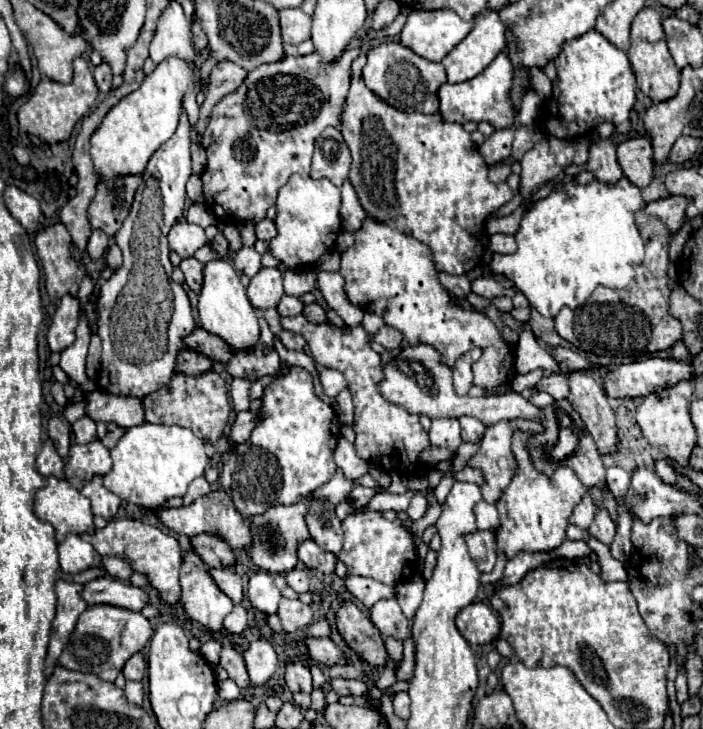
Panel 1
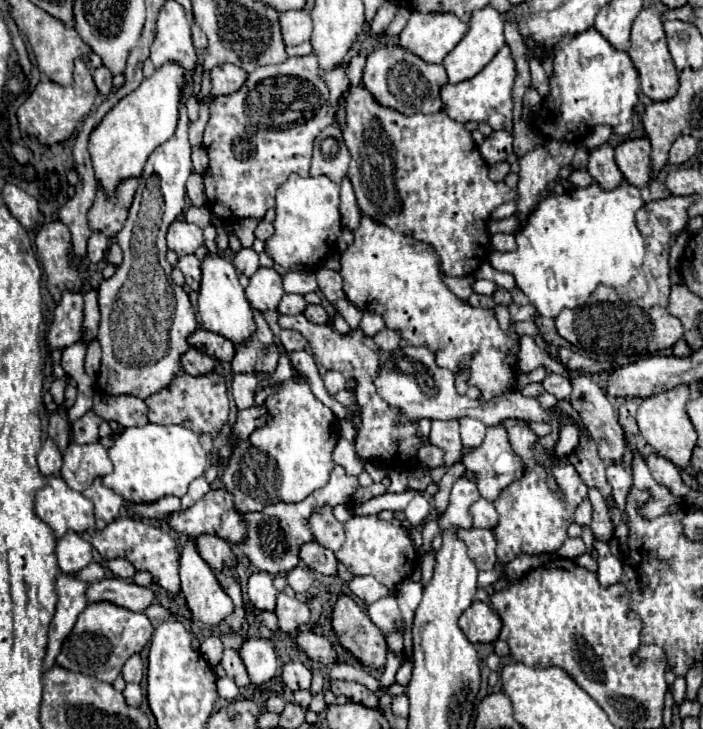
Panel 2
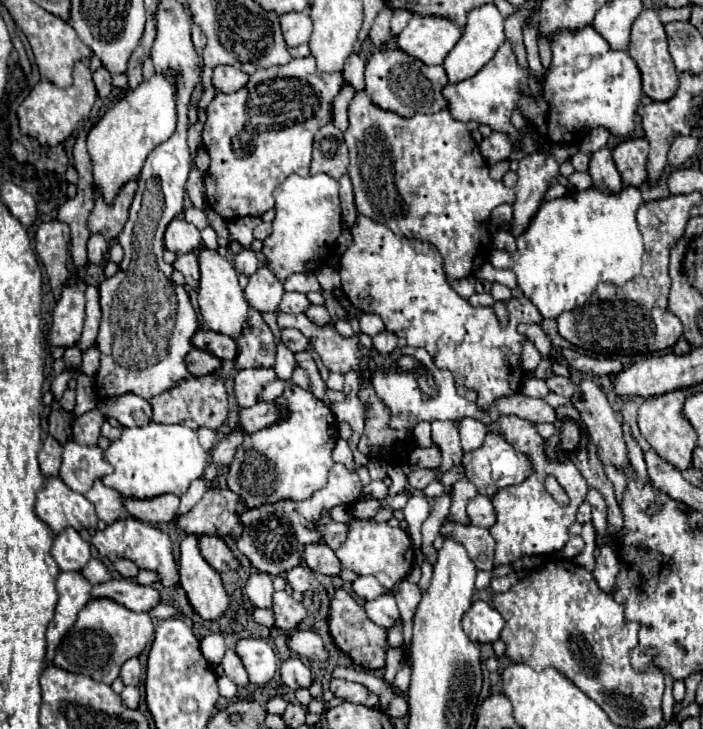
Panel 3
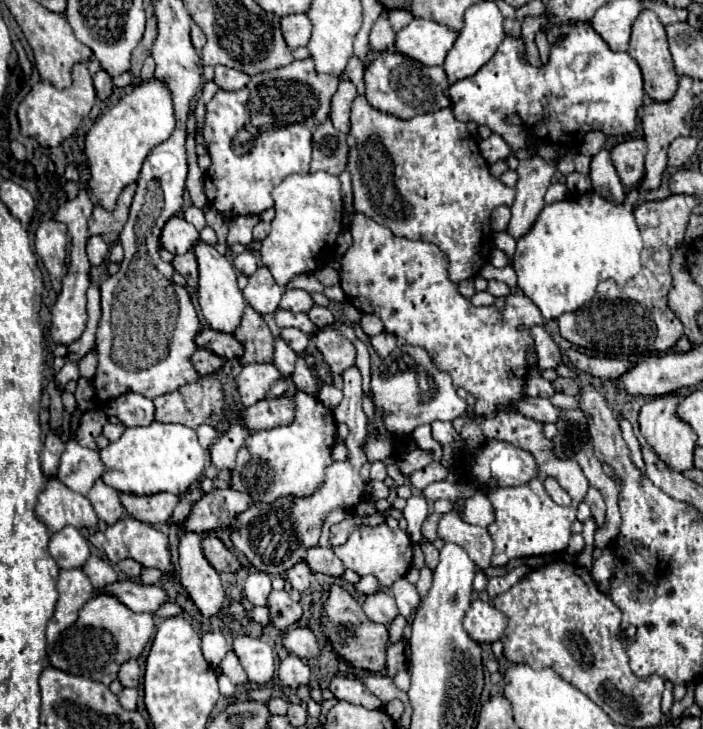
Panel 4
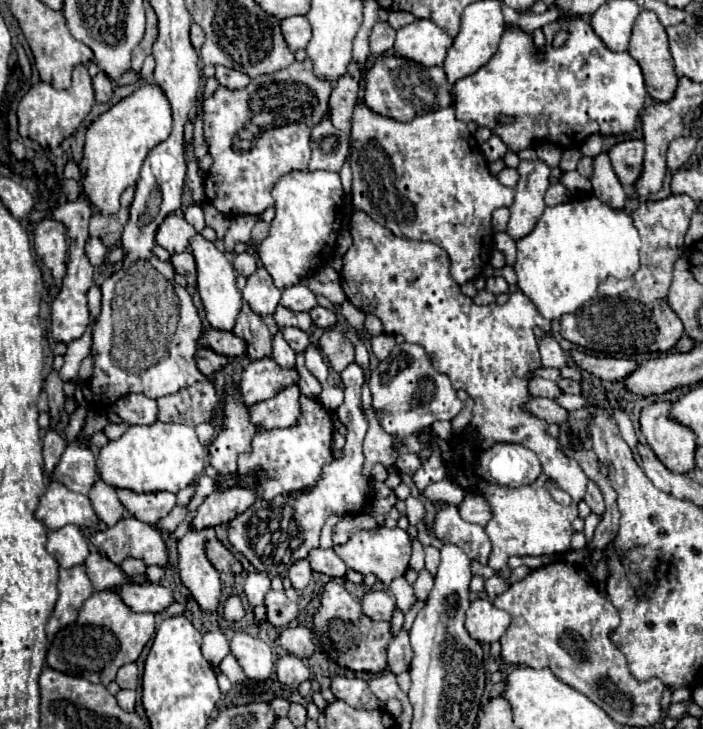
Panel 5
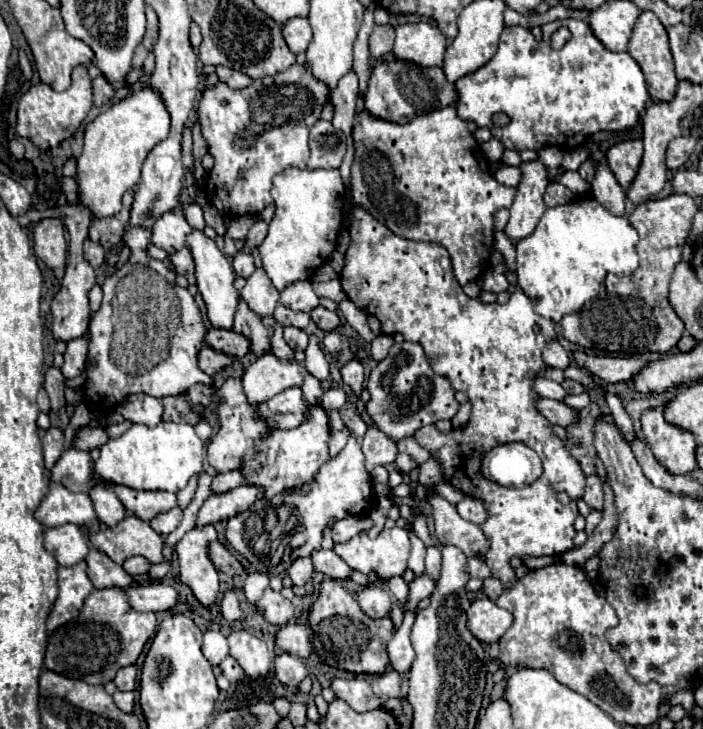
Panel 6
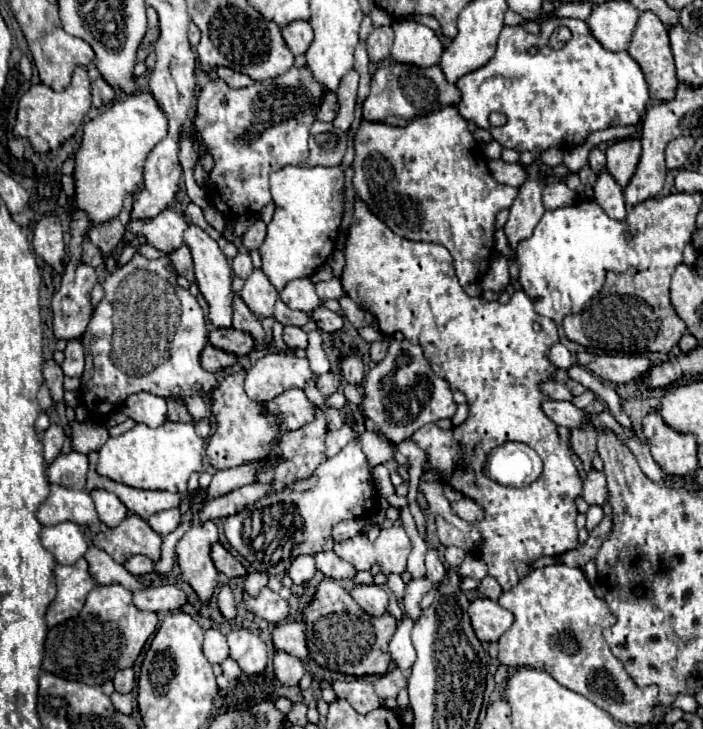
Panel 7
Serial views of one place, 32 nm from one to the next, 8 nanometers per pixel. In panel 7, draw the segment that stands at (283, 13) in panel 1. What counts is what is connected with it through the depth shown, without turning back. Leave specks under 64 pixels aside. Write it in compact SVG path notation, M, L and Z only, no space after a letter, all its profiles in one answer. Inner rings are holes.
M302 20L292 22L286 28L282 28L282 32L284 32L284 40L286 40L286 44L294 56L306 54L308 46L312 44L312 38L314 38L312 26L308 22L302 22Z

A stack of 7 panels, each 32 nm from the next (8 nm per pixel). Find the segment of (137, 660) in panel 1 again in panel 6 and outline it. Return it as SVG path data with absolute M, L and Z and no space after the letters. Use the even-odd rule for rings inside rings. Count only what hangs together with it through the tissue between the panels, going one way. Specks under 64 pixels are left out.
M134 666L120 668L120 670L116 672L114 684L116 684L116 688L122 690L122 692L126 692L126 690L134 690L134 688L136 688L136 668L134 668Z

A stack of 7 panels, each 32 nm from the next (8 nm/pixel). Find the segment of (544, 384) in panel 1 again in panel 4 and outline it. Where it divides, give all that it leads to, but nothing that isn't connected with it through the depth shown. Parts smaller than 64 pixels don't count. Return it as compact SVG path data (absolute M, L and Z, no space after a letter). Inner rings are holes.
M556 378L556 380L554 380L554 386L556 386L556 390L562 392L562 394L578 394L578 392L580 392L578 382L572 380L572 378Z

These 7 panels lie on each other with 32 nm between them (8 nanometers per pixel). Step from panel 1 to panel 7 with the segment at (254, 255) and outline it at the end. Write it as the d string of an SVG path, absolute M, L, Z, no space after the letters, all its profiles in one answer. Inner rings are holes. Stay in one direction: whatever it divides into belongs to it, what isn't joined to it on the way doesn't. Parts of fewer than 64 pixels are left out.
M248 252L238 254L238 256L232 260L232 270L234 270L236 276L240 276L240 278L246 280L246 278L252 274L252 270L254 270L252 260L250 260L250 254L248 254Z

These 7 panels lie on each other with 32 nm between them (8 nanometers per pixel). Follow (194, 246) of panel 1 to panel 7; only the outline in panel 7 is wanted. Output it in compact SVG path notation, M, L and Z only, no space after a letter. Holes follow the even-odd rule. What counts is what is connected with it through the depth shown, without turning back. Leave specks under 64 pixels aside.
M166 208L164 212L160 212L160 216L154 216L152 220L130 220L124 232L124 244L142 236L146 238L146 244L154 246L156 250L162 250L164 254L170 254L184 244L184 230L184 214Z

